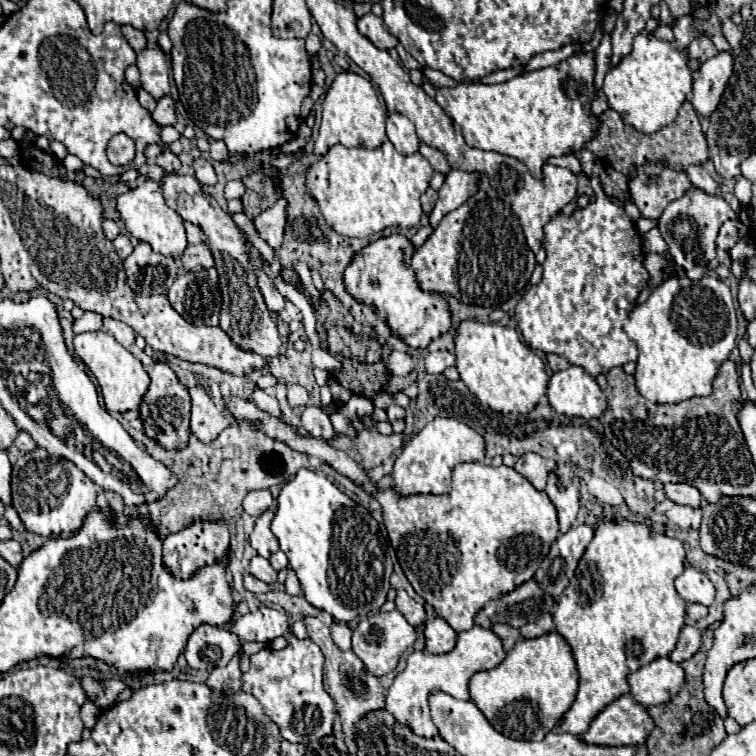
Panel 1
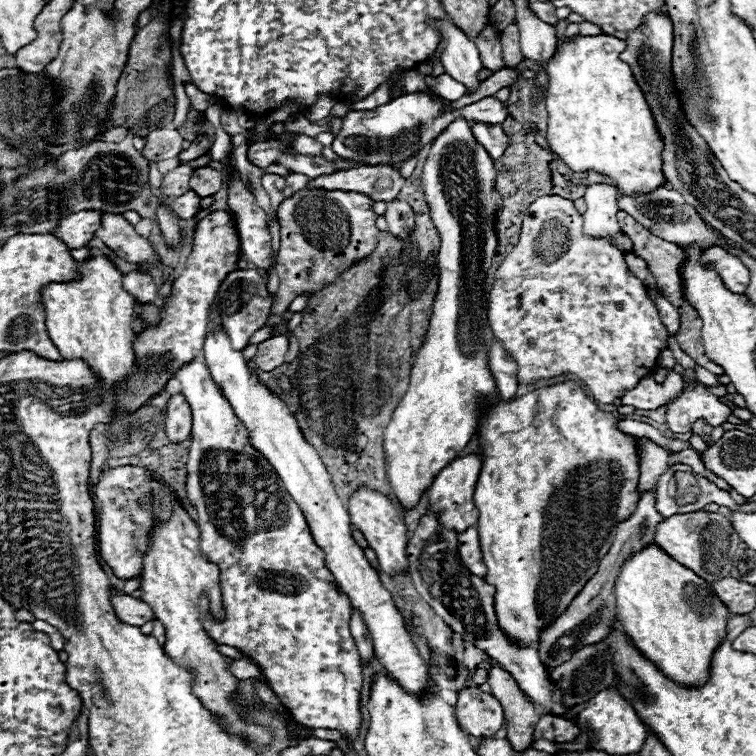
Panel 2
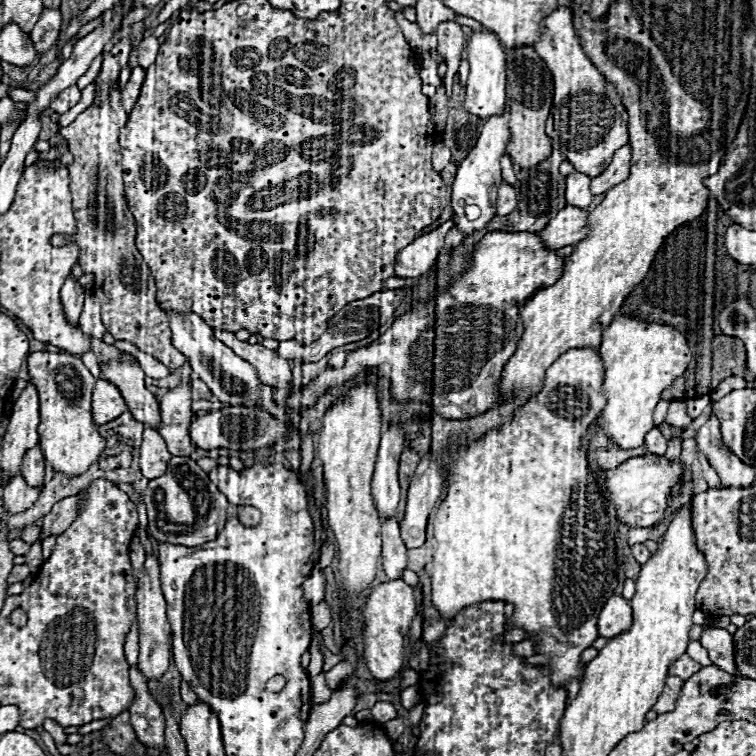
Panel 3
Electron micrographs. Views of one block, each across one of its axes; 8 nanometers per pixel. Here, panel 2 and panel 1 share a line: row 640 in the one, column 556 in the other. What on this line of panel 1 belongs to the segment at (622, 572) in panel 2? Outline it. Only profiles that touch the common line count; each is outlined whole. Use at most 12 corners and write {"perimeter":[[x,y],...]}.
{"perimeter":[[558,632],[520,640],[470,678],[470,700],[512,740],[542,740],[578,670]]}

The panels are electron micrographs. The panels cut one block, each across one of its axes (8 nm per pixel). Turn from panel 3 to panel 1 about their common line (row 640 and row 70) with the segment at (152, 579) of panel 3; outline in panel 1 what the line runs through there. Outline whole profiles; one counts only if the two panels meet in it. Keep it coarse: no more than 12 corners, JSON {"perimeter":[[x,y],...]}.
{"perimeter":[[160,48],[138,54],[142,88],[170,94],[168,58]]}

